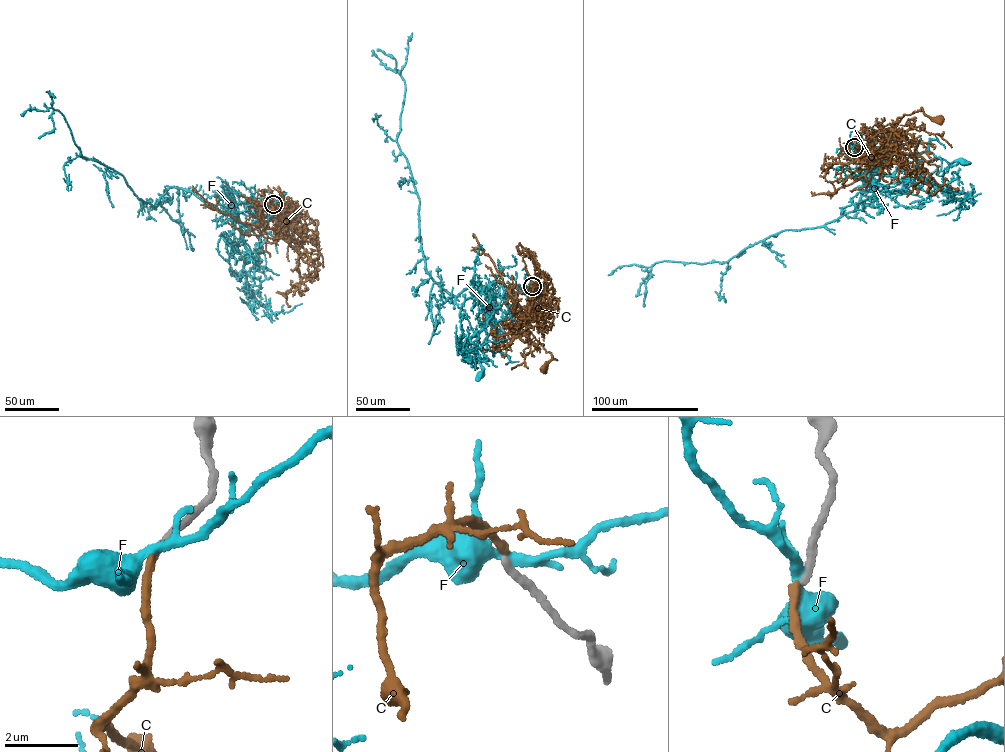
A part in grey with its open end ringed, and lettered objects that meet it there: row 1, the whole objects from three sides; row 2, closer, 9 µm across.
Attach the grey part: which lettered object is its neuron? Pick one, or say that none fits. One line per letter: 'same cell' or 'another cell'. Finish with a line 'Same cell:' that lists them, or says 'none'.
C: same cell
F: another cell
Same cell: C

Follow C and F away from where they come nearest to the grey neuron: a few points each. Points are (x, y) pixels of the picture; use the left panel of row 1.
C: (273, 204), (272, 209), (287, 228), (284, 233), (277, 231), (279, 208), (292, 205), (317, 220), (313, 240)
F: (273, 203), (251, 199), (232, 208), (241, 222), (240, 238), (250, 248), (255, 266)

